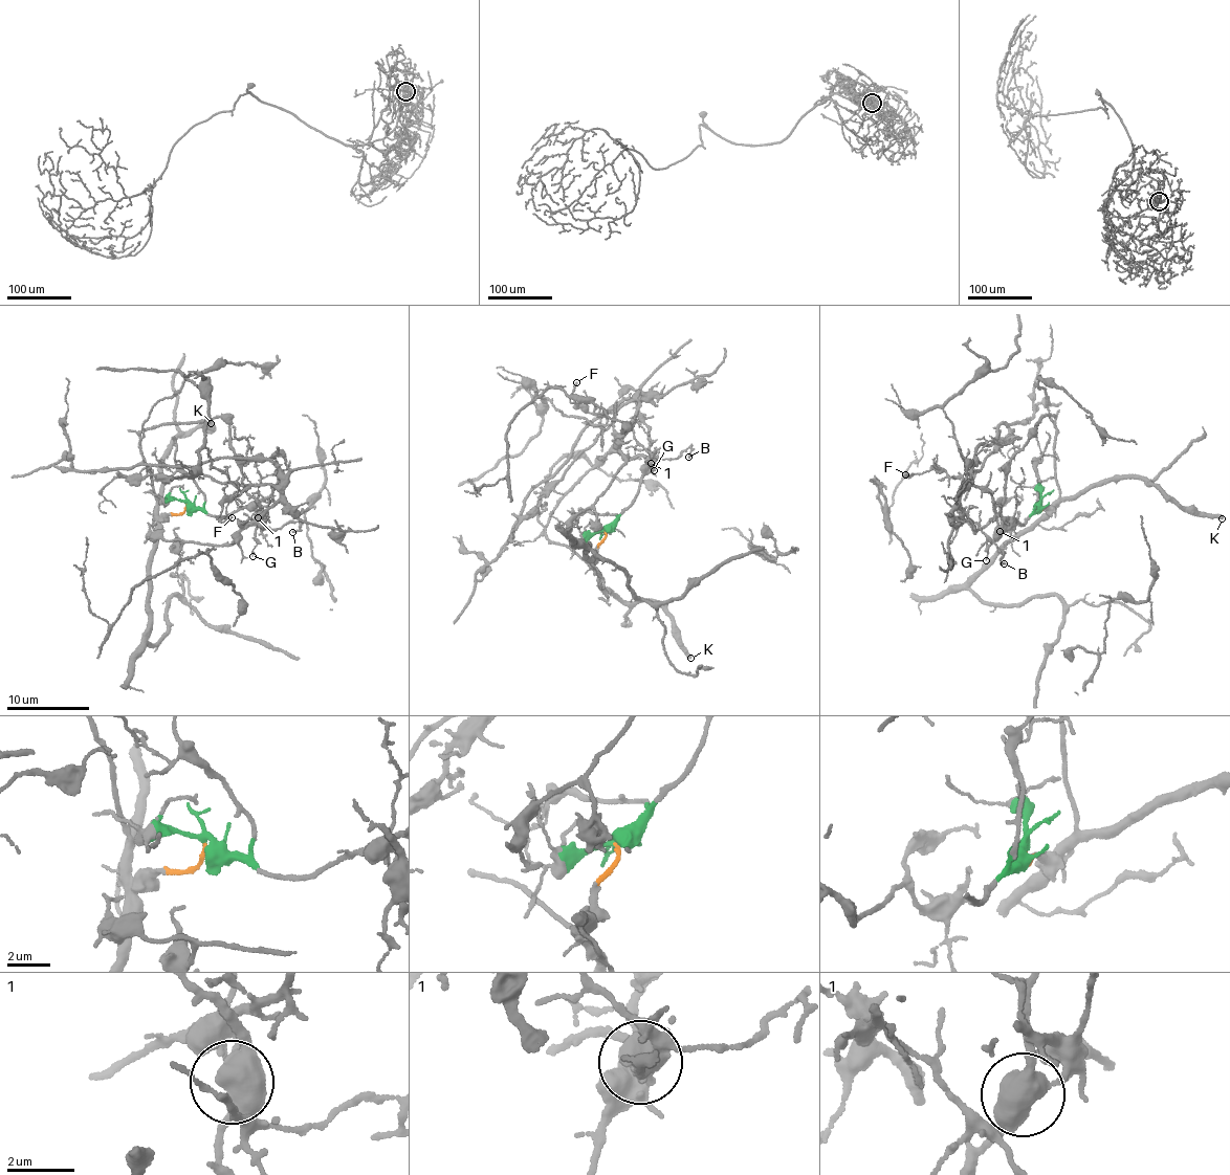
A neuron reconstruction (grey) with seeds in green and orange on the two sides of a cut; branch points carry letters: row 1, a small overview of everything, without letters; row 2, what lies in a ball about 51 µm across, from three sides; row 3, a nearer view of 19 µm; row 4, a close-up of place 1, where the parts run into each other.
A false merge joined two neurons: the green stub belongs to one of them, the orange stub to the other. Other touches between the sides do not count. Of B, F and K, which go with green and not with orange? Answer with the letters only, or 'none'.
B, F

